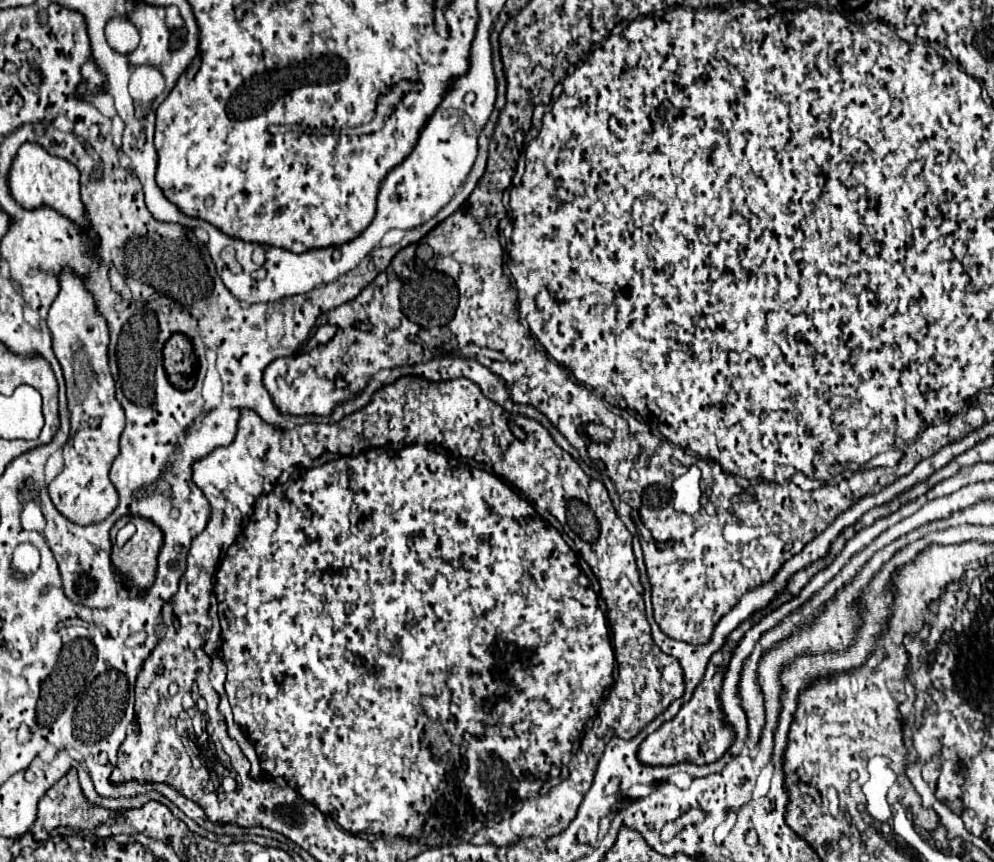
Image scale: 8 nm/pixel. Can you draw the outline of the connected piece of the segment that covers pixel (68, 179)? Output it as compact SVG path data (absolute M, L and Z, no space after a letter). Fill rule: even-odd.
M23 143L17 151L17 157L9 171L9 189L13 197L27 209L49 205L57 209L61 215L69 217L77 225L87 225L85 221L85 207L79 197L79 171L75 165L61 157L49 155L43 147L35 143Z

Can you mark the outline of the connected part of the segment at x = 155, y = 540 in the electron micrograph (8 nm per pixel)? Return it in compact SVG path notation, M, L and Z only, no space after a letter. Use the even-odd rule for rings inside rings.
M121 517L113 529L113 551L111 551L111 563L113 569L121 573L129 581L131 587L137 587L139 593L151 589L155 583L155 569L157 569L157 553L163 543L161 531L147 519L139 517ZM125 523L133 523L137 527L137 533L125 543L125 547L115 545L115 535Z

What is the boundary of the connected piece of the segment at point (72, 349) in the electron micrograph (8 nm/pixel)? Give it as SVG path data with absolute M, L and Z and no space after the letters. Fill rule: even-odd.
M63 269L61 291L53 301L47 327L53 337L53 351L63 367L67 385L67 405L71 413L71 439L63 447L65 467L49 483L49 497L59 513L77 525L105 521L119 505L117 489L109 481L109 467L119 453L119 437L125 427L125 415L115 399L115 381L109 373L107 323L95 313L95 301L85 291L81 279Z

